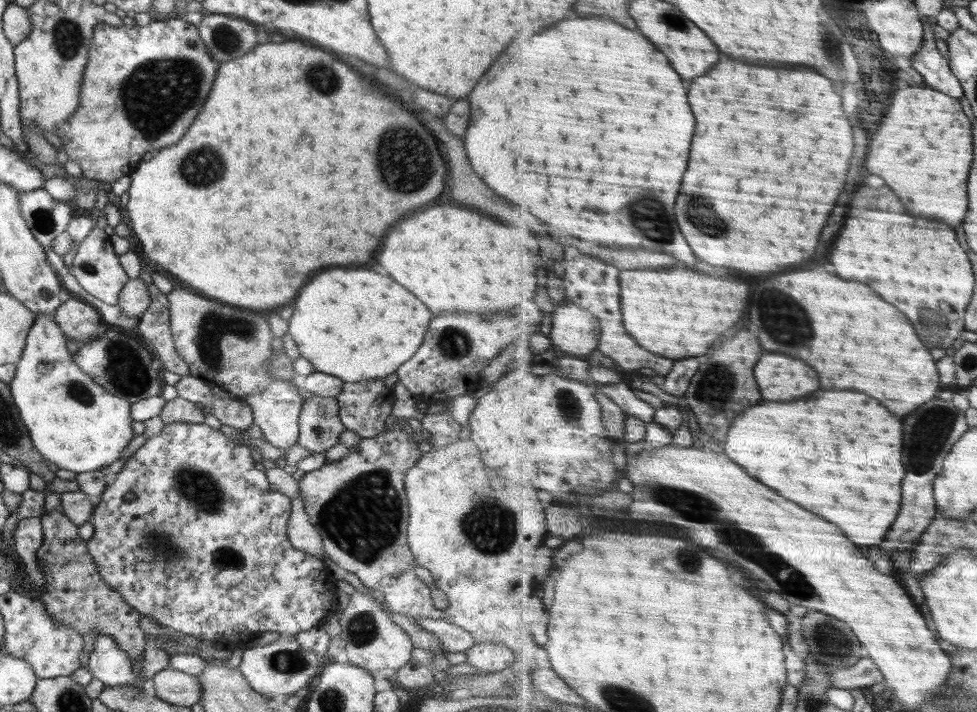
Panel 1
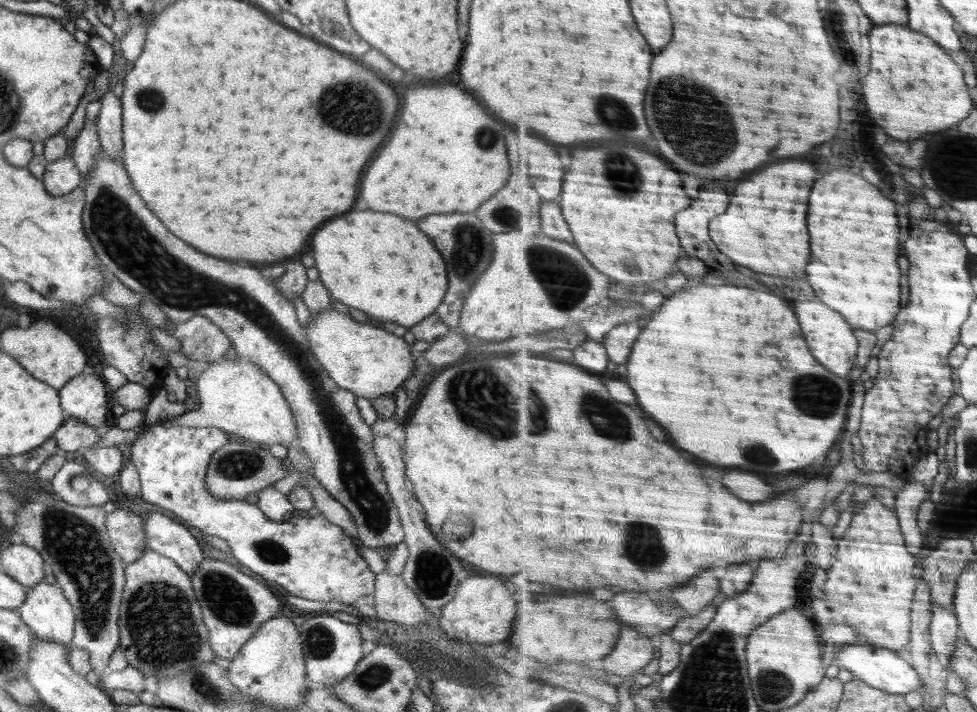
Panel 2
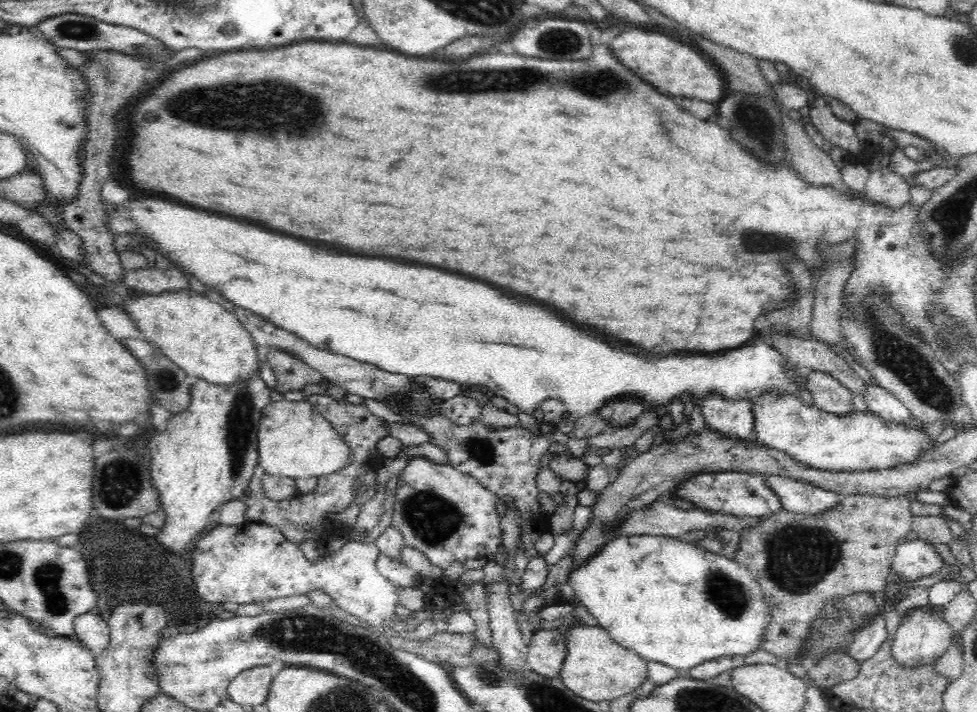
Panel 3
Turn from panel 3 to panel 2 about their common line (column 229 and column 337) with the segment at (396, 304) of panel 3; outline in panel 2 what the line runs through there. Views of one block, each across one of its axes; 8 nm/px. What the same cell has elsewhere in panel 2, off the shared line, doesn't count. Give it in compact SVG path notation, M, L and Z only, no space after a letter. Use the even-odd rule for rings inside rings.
M348 212L332 222L326 222L312 236L312 248L315 268L318 269L320 281L330 290L330 298L340 300L347 306L350 304L350 307L382 320L382 323L395 322L409 330L435 312L448 288L446 264L428 236L420 232L412 220L404 220L388 212Z

